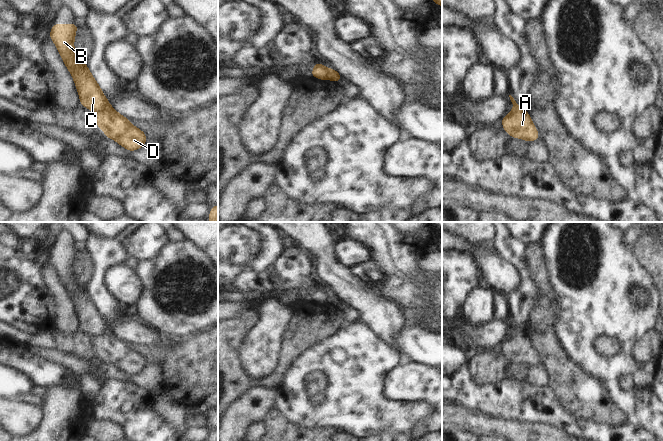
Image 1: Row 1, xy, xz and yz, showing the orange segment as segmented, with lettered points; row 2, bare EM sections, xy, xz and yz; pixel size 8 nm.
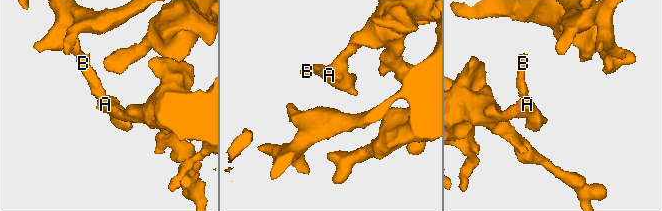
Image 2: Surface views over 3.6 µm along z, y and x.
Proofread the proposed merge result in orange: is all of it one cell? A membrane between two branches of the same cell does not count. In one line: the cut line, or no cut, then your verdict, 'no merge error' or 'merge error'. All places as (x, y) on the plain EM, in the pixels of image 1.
cut in xy along (109, 329), (95, 338); merge error

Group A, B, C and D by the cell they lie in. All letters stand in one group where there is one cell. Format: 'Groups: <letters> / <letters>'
Groups: A D / B C.

